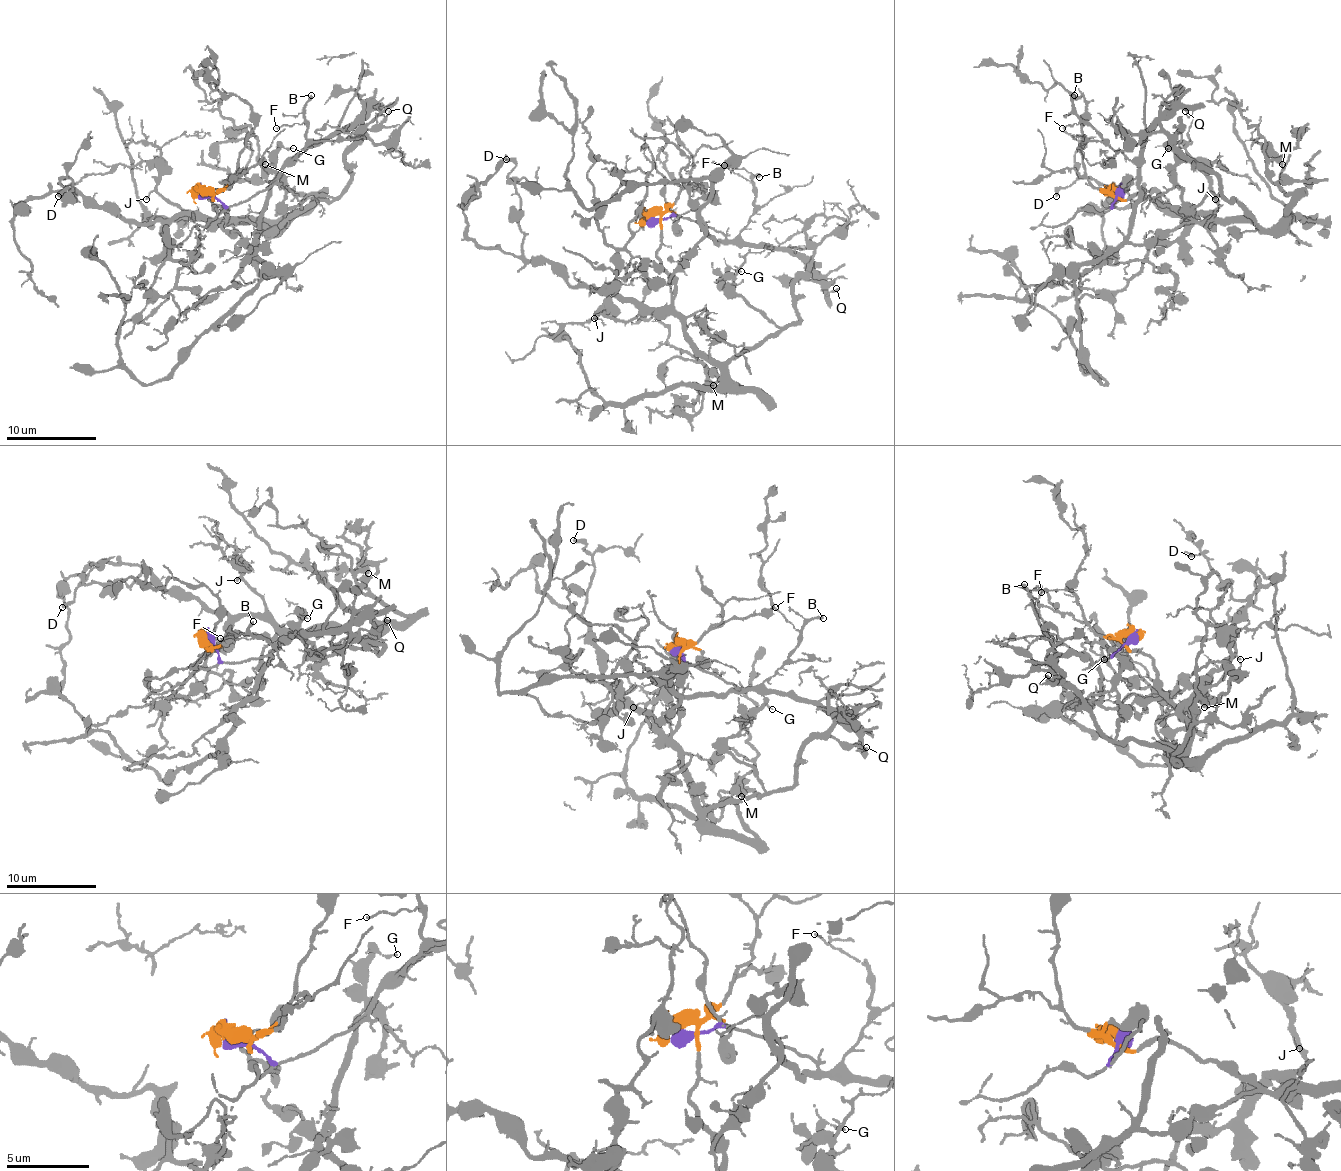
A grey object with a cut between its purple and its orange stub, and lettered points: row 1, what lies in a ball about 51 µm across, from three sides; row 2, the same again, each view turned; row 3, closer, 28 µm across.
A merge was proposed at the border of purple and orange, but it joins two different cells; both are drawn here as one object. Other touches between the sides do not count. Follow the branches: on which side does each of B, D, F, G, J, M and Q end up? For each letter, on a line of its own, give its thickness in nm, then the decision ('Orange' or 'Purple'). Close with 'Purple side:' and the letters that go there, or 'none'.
B: Thickness 240 nm. Purple
D: Thickness 280 nm. Orange
F: Thickness 100 nm. Purple
G: Thickness 130 nm. Orange
J: Thickness 130 nm. Orange
M: Thickness 500 nm. Orange
Q: Thickness 120 nm. Purple
Purple side: B, F, Q

